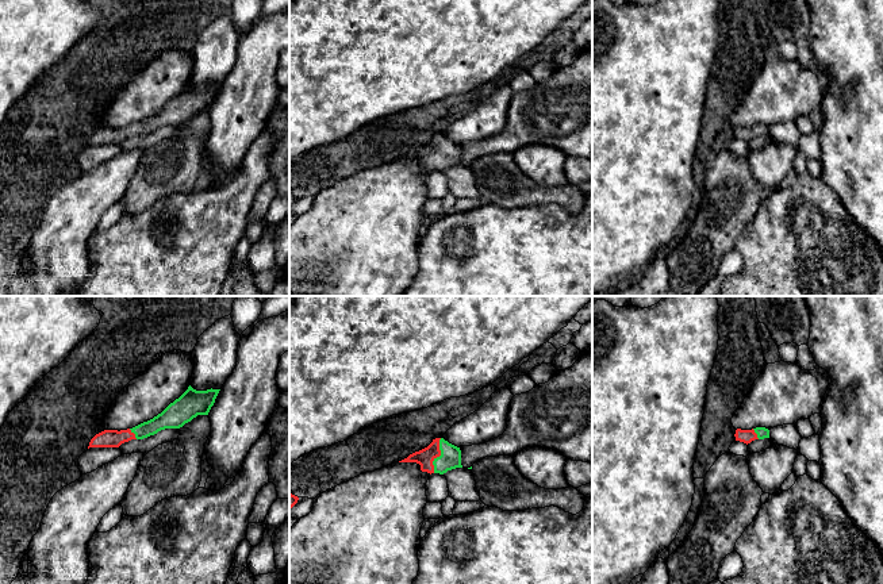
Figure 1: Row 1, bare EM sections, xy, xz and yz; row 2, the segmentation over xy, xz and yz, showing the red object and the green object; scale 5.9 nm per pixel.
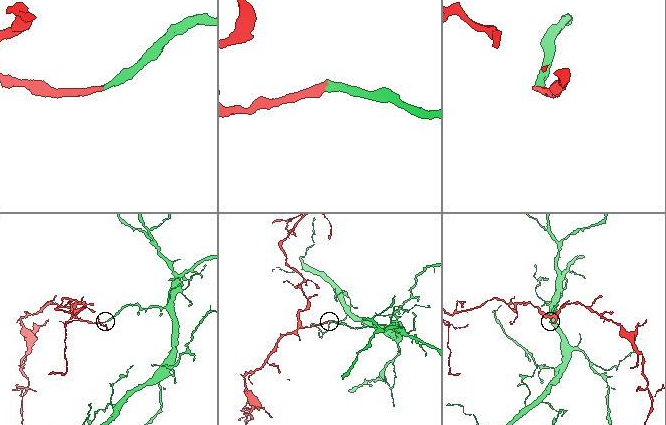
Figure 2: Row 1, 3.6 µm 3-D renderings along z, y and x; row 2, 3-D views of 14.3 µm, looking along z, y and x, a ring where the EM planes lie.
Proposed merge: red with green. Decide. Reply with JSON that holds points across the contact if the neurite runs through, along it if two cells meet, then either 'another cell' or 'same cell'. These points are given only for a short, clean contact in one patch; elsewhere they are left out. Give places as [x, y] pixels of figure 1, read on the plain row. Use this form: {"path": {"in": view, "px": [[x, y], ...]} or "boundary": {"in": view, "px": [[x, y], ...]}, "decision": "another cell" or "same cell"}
{"path": {"in": "xz", "px": [[425, 154], [438, 153], [450, 153]]}, "decision": "same cell"}

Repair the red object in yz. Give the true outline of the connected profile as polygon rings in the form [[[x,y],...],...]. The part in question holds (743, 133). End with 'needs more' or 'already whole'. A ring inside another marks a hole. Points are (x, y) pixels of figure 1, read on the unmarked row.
[[[756,124],[752,127],[737,126],[734,134],[736,134],[736,138],[740,138],[748,142],[755,137],[769,135],[769,127],[765,124]]]; needs more

